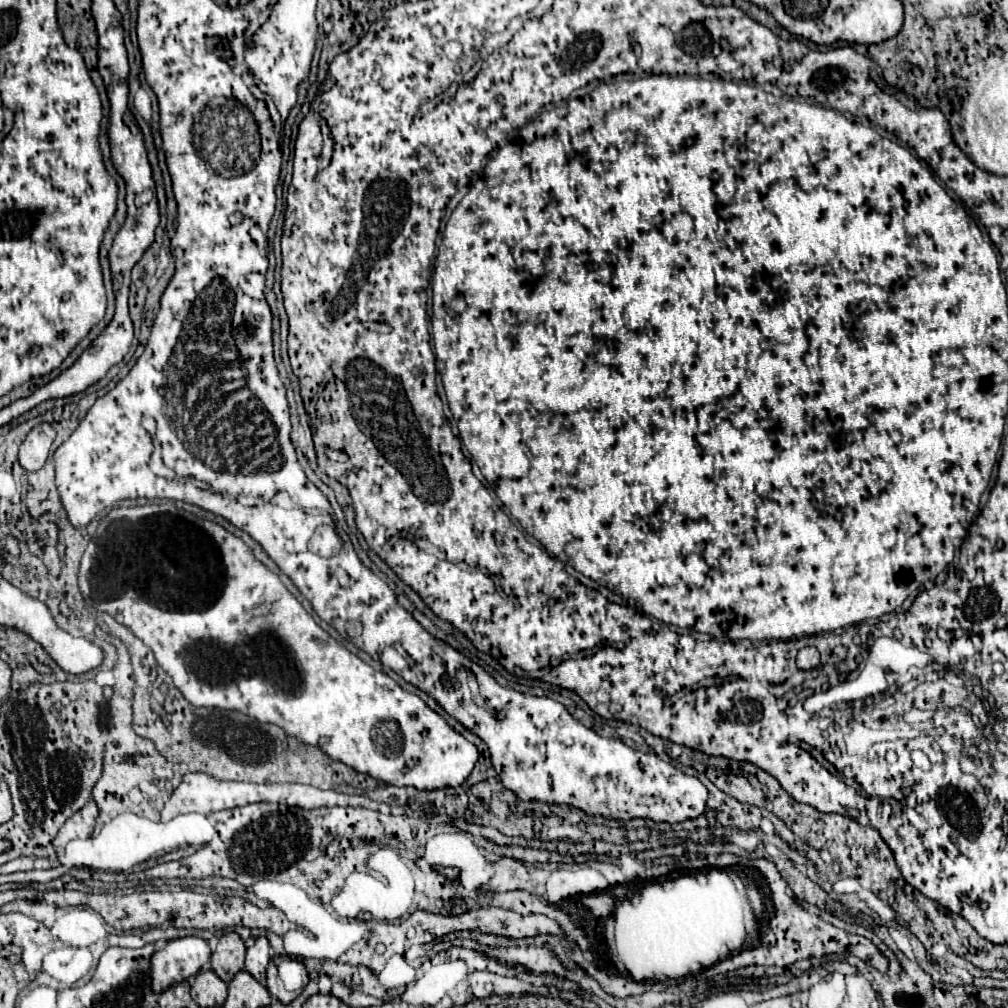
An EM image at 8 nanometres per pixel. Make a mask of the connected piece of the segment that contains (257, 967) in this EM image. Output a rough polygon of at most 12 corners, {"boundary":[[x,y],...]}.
{"boundary":[[259,936],[247,948],[245,970],[265,984],[265,970],[273,952]]}

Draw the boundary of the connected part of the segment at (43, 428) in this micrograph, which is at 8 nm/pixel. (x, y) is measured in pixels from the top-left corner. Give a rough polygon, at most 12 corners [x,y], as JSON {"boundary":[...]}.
{"boundary":[[35,426],[19,448],[19,464],[29,472],[47,462],[55,430]]}

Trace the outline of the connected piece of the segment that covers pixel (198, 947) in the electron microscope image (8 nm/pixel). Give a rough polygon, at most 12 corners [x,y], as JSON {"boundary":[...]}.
{"boundary":[[199,936],[169,940],[153,954],[153,990],[197,974],[209,960]]}

